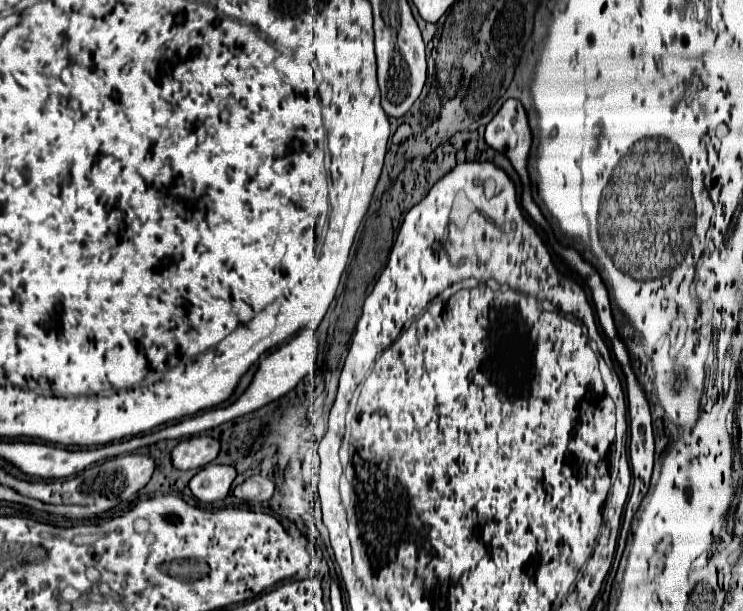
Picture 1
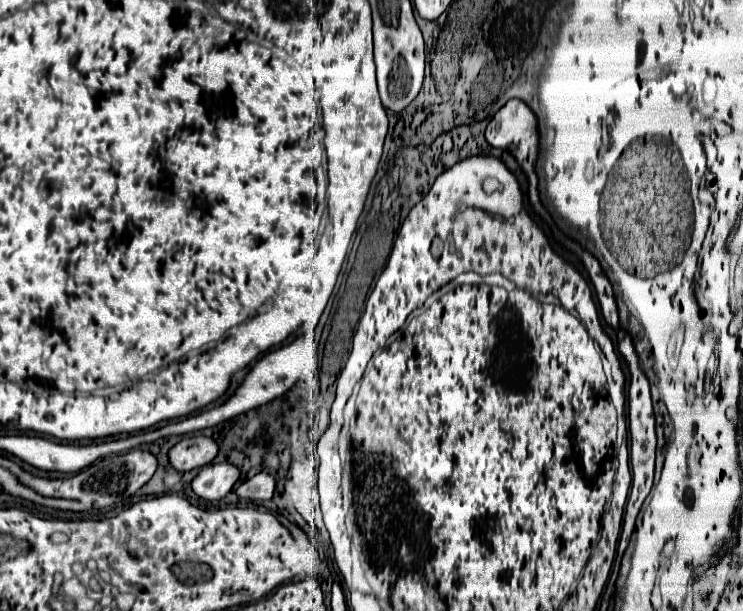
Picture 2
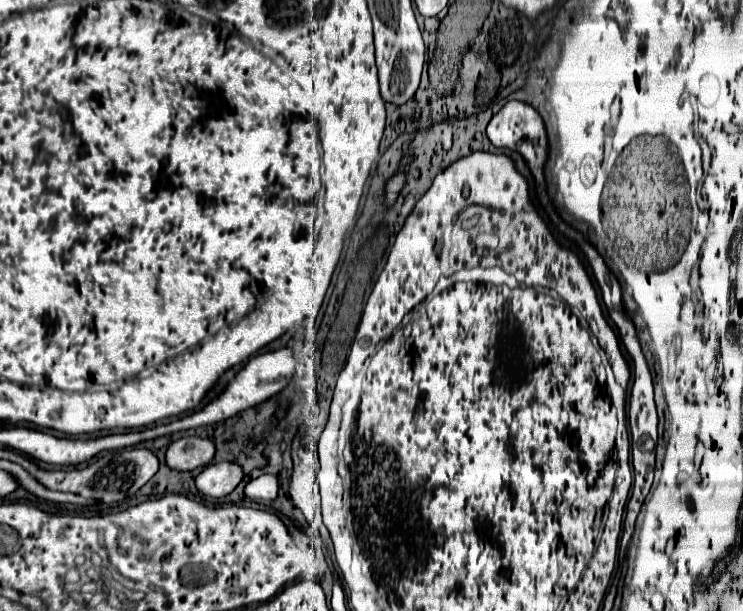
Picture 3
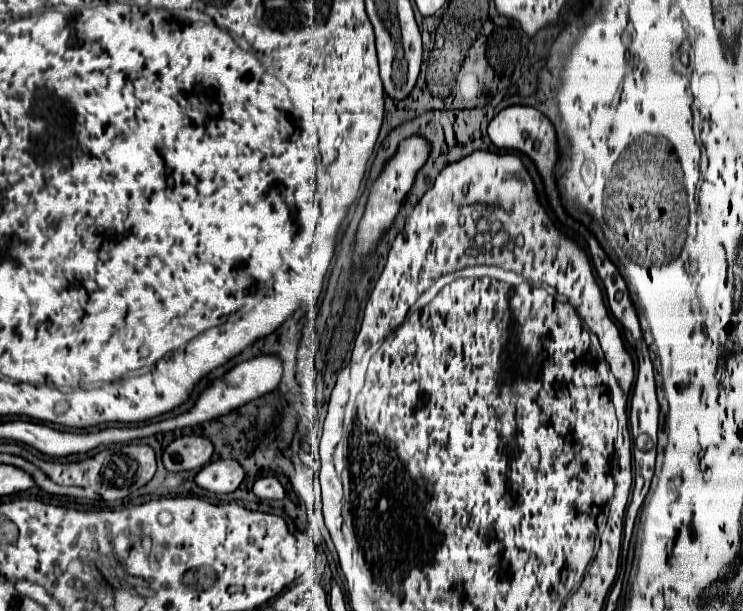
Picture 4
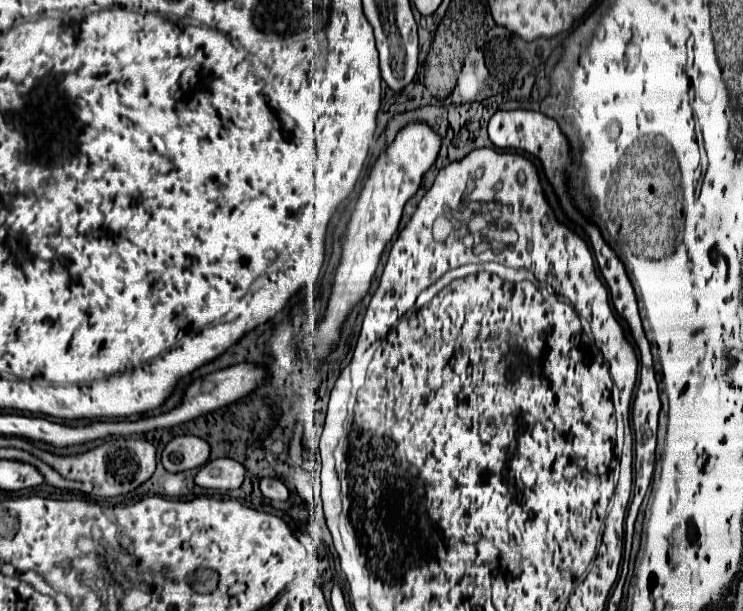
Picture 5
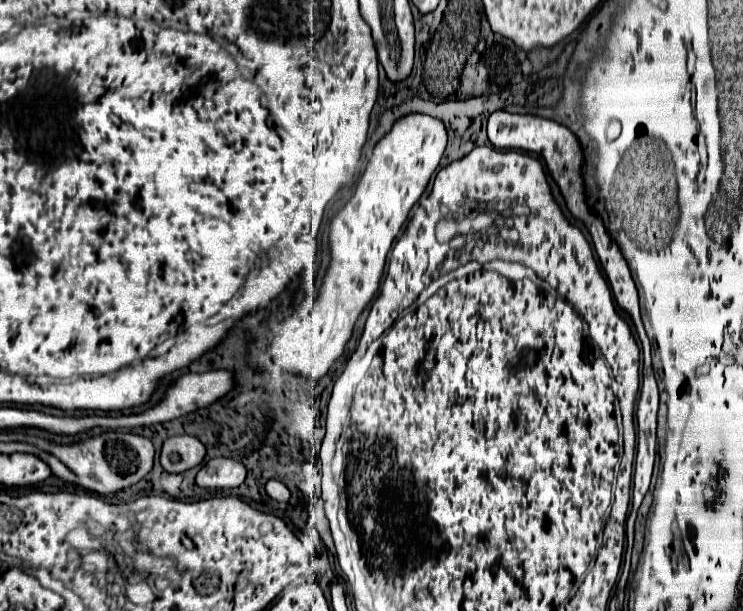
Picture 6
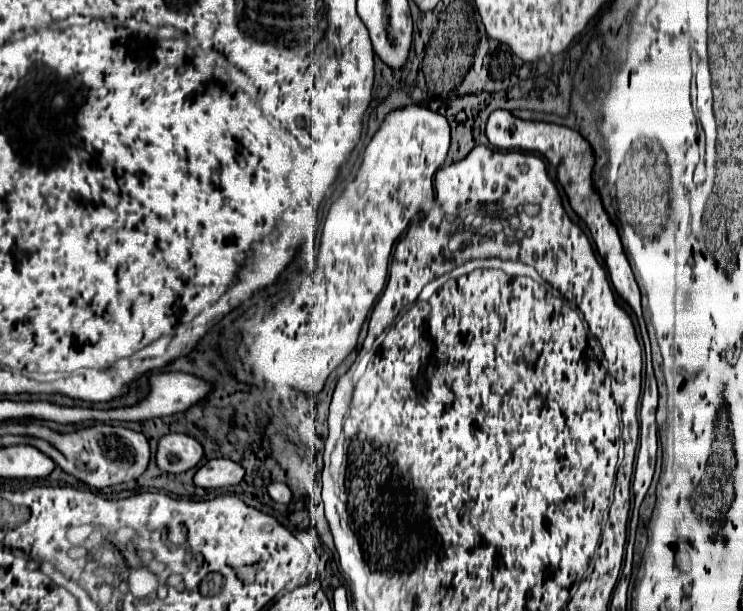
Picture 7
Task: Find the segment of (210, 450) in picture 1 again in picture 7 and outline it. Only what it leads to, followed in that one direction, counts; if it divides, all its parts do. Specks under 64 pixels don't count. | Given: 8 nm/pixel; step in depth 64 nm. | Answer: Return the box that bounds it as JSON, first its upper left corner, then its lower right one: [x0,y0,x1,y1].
[156,434,204,474]

